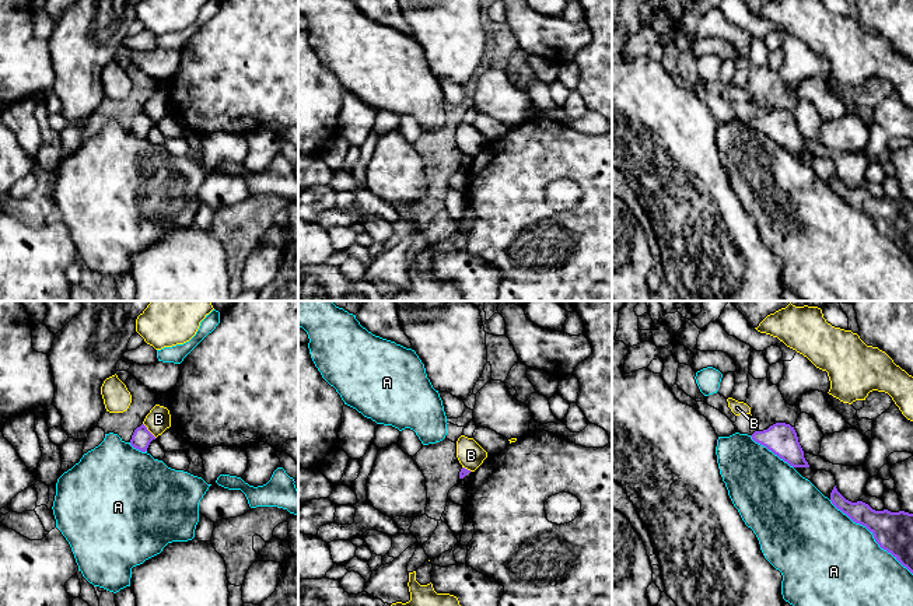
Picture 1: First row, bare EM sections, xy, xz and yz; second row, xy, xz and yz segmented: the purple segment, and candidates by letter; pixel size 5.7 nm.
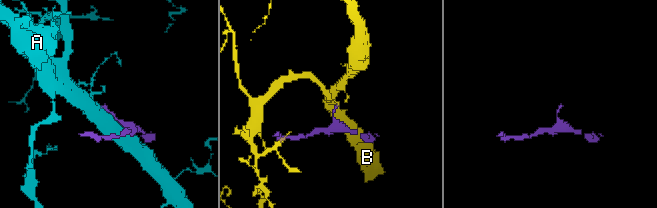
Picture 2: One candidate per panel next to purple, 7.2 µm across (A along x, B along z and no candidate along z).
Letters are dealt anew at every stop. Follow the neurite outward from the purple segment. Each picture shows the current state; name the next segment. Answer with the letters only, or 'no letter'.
no letter

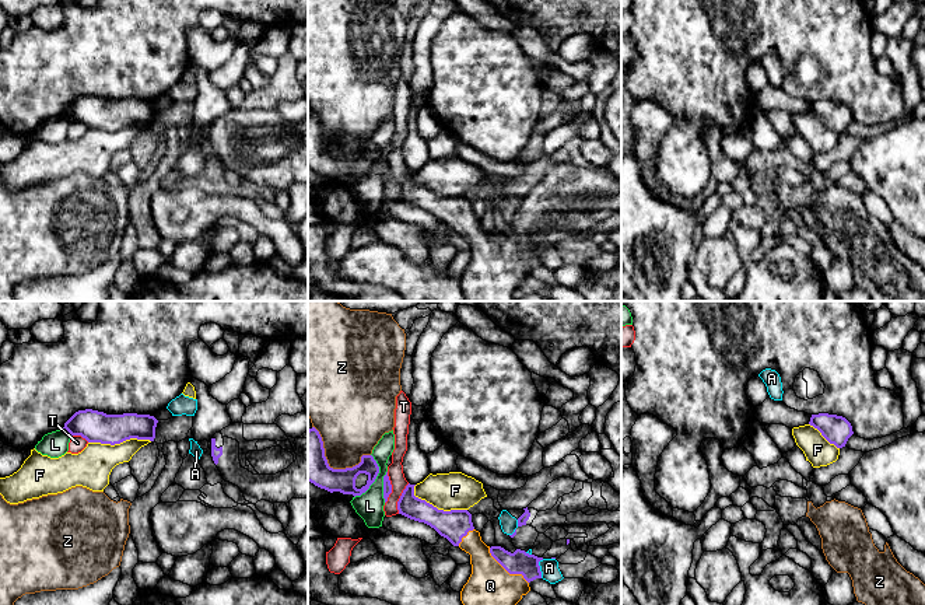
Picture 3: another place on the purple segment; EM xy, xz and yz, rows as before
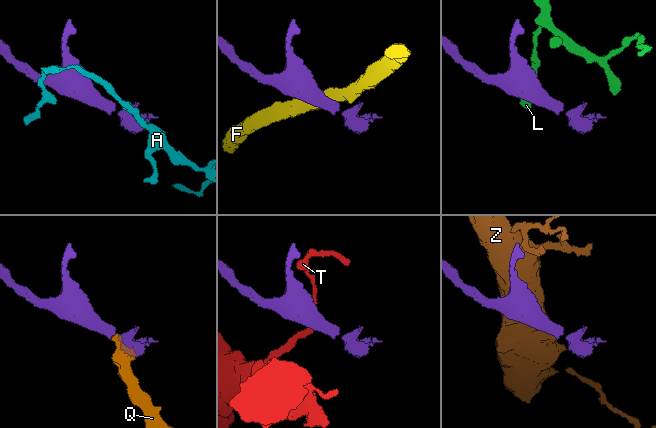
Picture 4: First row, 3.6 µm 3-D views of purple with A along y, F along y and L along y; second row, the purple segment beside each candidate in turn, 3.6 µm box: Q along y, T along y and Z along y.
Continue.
Q

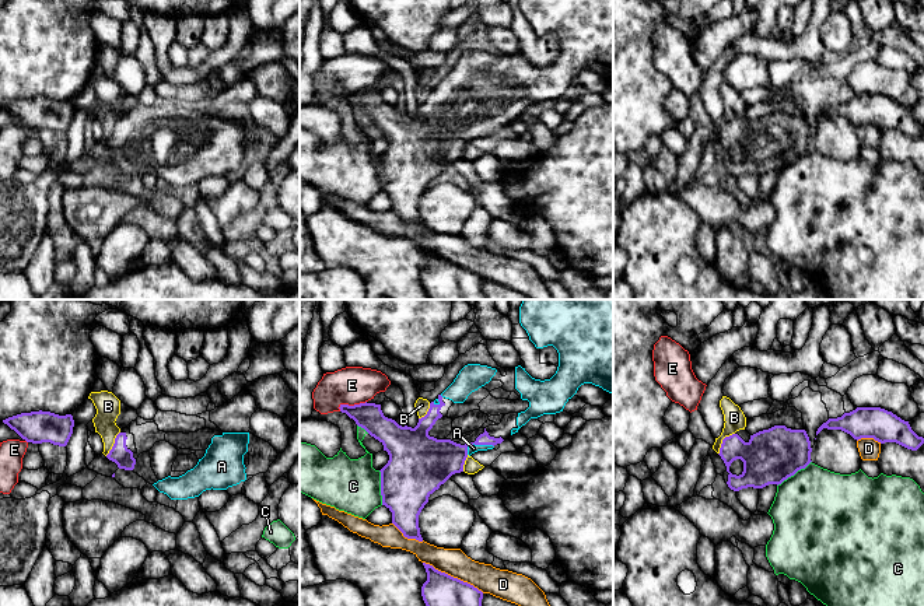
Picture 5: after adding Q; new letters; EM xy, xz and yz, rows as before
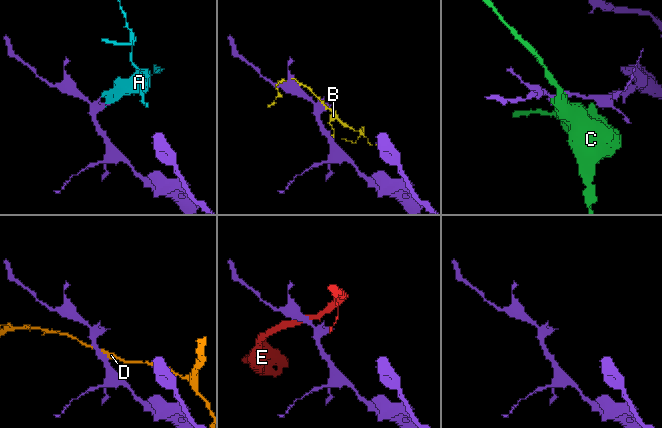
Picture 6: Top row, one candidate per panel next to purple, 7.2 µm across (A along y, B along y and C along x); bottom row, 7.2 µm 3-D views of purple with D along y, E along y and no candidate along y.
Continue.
A

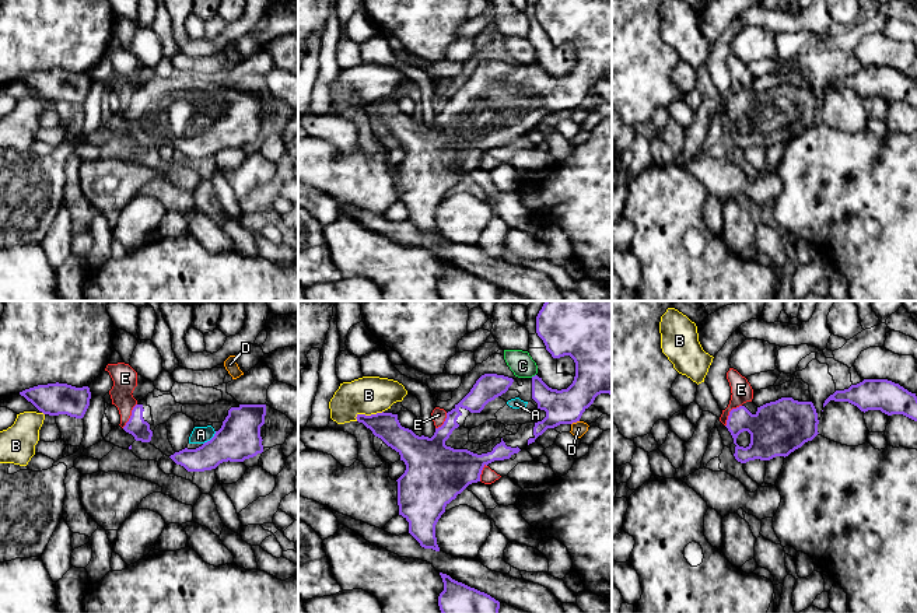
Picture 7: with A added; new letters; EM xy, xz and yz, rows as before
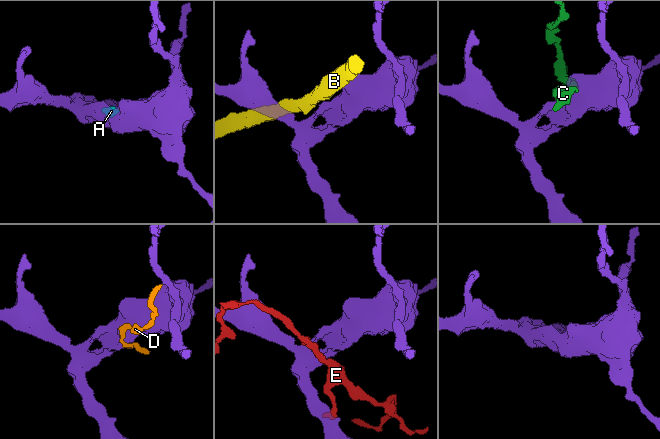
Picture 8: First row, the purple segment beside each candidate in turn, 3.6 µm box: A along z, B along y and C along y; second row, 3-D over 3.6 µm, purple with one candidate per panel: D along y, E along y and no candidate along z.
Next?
A

